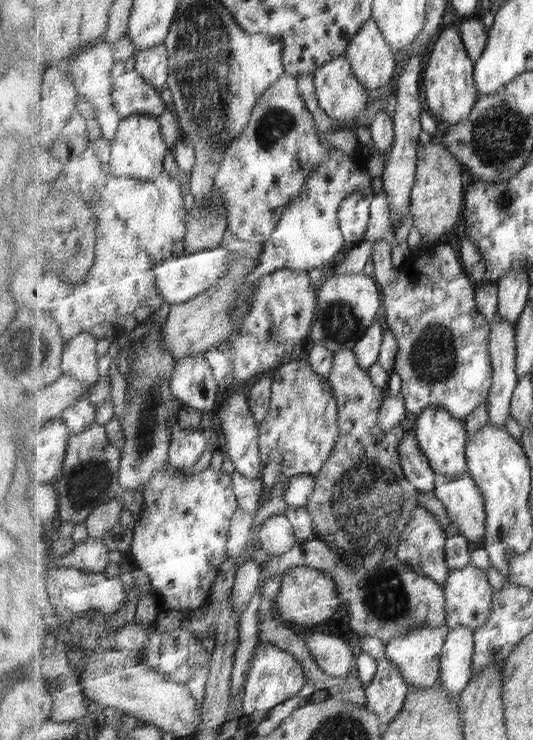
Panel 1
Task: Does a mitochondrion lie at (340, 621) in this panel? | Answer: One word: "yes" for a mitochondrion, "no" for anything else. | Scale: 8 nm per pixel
no

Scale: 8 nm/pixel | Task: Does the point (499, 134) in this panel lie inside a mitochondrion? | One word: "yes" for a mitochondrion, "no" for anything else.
yes

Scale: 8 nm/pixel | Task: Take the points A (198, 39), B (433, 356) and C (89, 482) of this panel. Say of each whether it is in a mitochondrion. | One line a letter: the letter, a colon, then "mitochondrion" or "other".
A: mitochondrion
B: mitochondrion
C: mitochondrion

